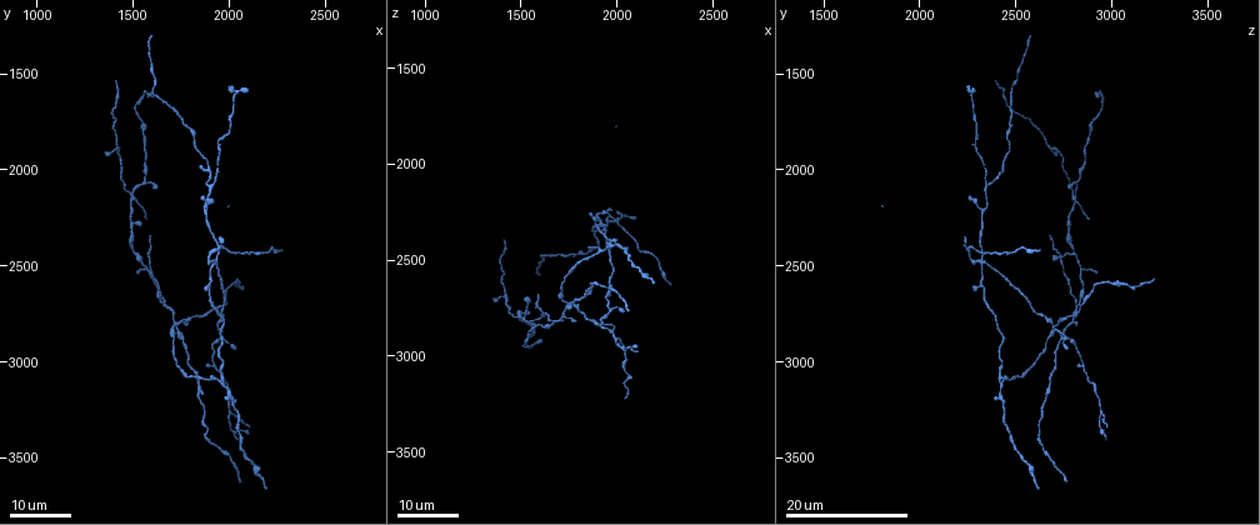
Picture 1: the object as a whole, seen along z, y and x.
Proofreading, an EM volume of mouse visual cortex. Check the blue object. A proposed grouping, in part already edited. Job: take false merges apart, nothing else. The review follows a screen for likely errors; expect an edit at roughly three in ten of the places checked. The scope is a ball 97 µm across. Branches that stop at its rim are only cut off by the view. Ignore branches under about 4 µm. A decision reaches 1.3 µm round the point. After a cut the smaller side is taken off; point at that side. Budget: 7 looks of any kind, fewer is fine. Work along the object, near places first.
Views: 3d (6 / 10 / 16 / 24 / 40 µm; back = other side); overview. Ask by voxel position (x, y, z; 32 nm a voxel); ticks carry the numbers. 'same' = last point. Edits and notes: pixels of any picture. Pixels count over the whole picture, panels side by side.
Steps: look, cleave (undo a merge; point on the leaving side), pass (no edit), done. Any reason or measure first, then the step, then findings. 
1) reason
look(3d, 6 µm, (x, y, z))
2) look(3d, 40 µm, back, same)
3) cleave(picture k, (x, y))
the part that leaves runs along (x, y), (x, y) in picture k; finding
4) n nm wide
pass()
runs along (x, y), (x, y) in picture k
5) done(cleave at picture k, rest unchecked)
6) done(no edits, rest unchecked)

three arms meet
look(3d, 24 µm, (1750, 2850, 2750))

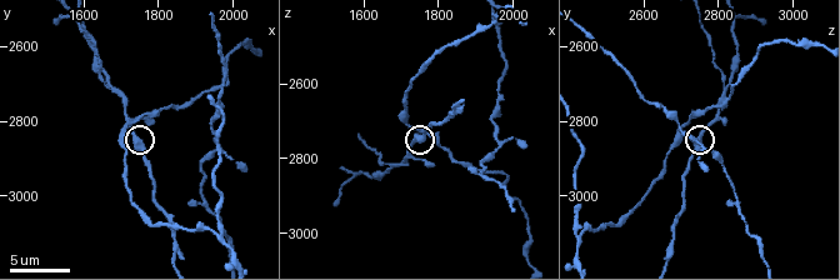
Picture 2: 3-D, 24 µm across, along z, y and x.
look(3d, 10 µm, (1740, 2840, 2750))

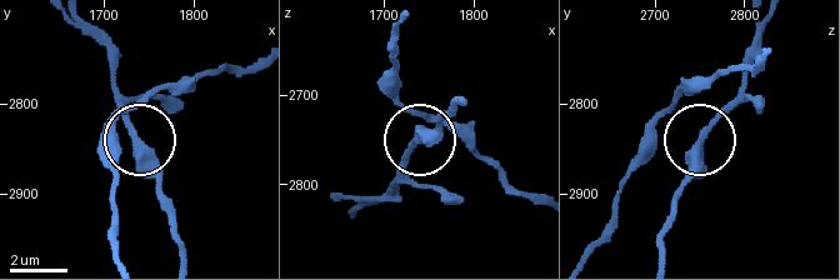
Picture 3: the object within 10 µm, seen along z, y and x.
3 arms
pass()
runs along (119, 254), (116, 125), (124, 113), (171, 216) in picture 3; one neuron here

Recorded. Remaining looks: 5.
four or more arms meet
look(3d, 24 µm, (1490, 2130, 2810))

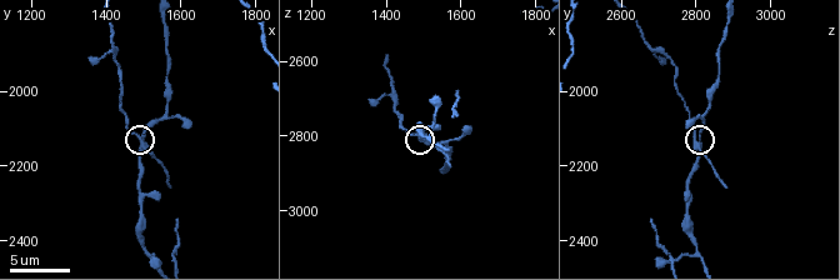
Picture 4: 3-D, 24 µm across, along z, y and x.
look(3d, 10 µm, (1500, 2130, 2800))

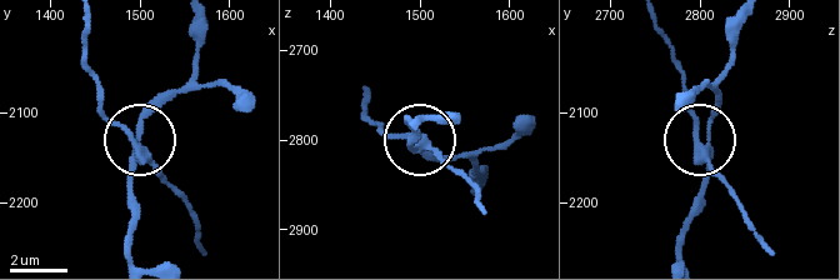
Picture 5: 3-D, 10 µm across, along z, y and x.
270 nm wide
cleave(picture 5, (111, 121))
the part that leaves runs along (138, 150), (104, 109), (88, 59), (88, 23) in picture 5; a second neuron is stuck on

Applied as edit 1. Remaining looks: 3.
look(overview)

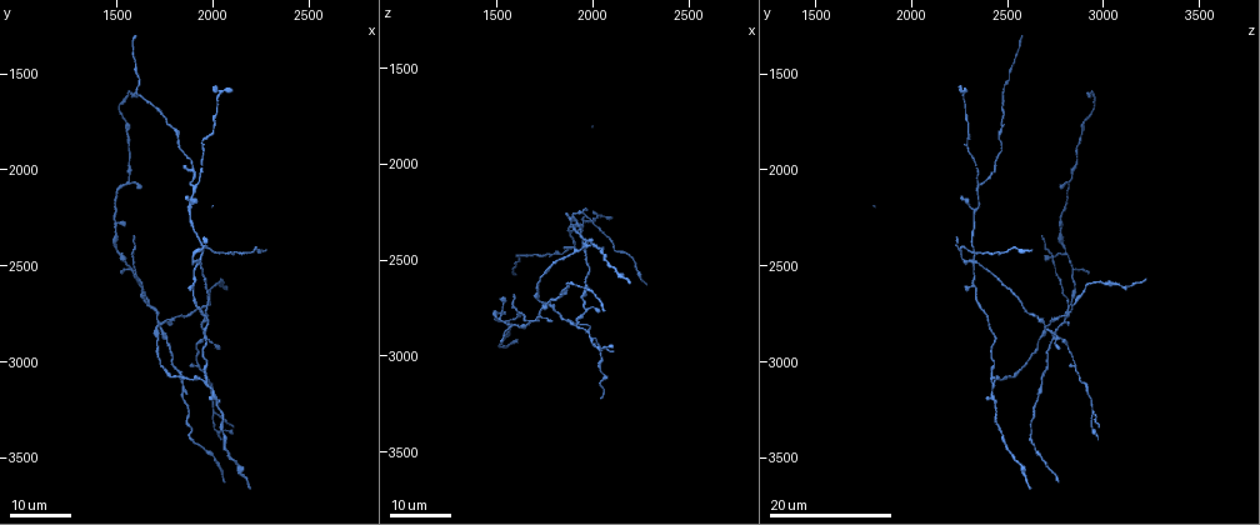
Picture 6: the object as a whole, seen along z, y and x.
three-way junction
look(3d, 24 µm, (1890, 2080, 2350))

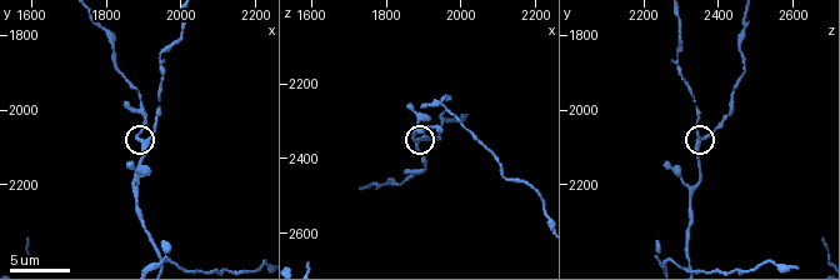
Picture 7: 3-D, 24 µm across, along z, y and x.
look(3d, 10 µm, (1910, 2080, 2350))

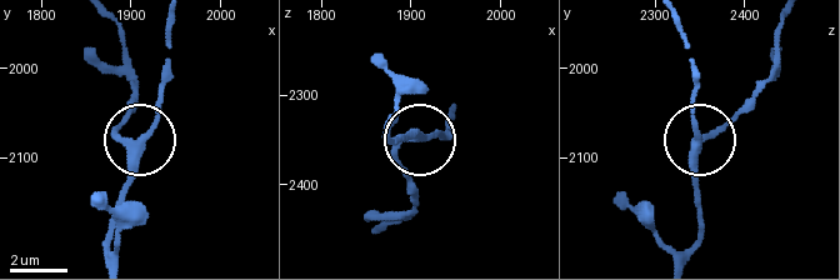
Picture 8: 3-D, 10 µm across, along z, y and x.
280 nm wide
pass()
runs along (684, 254), (698, 233), (690, 78) in picture 8; continuous, no second neuron

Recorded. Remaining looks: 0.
done(cleave at picture 5, rest unchecked)

